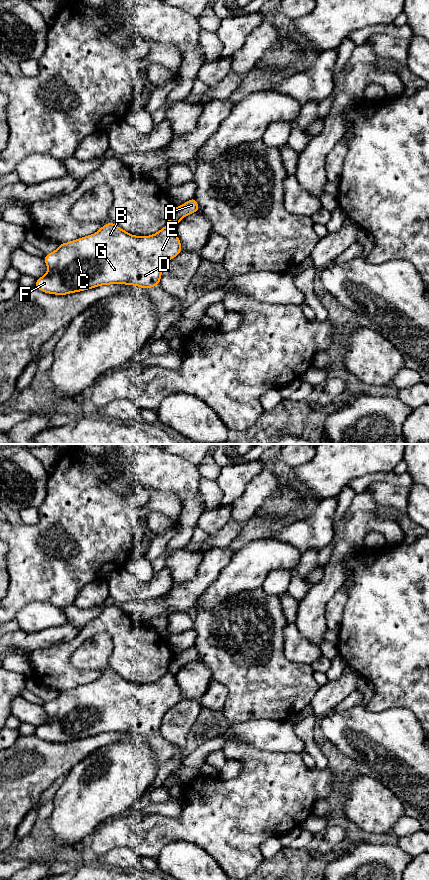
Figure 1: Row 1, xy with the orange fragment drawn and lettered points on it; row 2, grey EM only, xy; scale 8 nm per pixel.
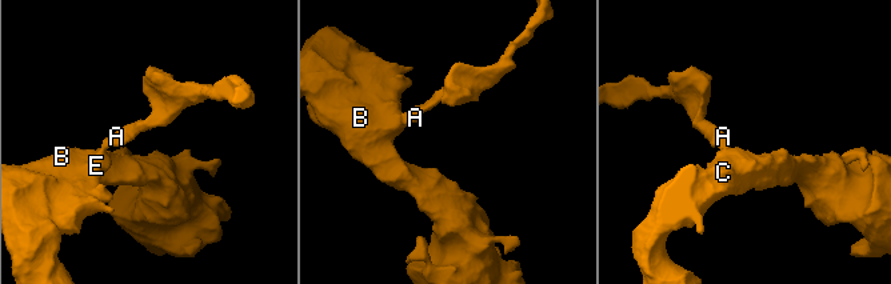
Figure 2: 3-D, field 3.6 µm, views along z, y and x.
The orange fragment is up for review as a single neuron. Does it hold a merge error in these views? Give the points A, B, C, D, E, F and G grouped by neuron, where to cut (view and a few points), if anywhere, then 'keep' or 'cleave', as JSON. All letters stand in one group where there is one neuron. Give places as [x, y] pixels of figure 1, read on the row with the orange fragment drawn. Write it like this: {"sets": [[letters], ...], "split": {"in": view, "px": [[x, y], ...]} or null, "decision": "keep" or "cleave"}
{"sets": [["A"], ["B", "C", "D", "E", "F", "G"]], "split": {"in": "xy", "px": [[168, 222], [173, 227]]}, "decision": "cleave"}

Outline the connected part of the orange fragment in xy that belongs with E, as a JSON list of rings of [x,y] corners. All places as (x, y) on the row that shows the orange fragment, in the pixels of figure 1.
[[[109,222],[96,233],[62,243],[55,251],[45,255],[47,273],[36,280],[34,287],[54,295],[67,295],[111,284],[148,289],[160,284],[164,266],[181,251],[181,242],[169,223],[153,235],[135,236]]]

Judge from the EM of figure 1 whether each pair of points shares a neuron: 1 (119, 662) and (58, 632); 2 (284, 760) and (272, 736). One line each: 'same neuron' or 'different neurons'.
1: different neurons
2: different neurons

